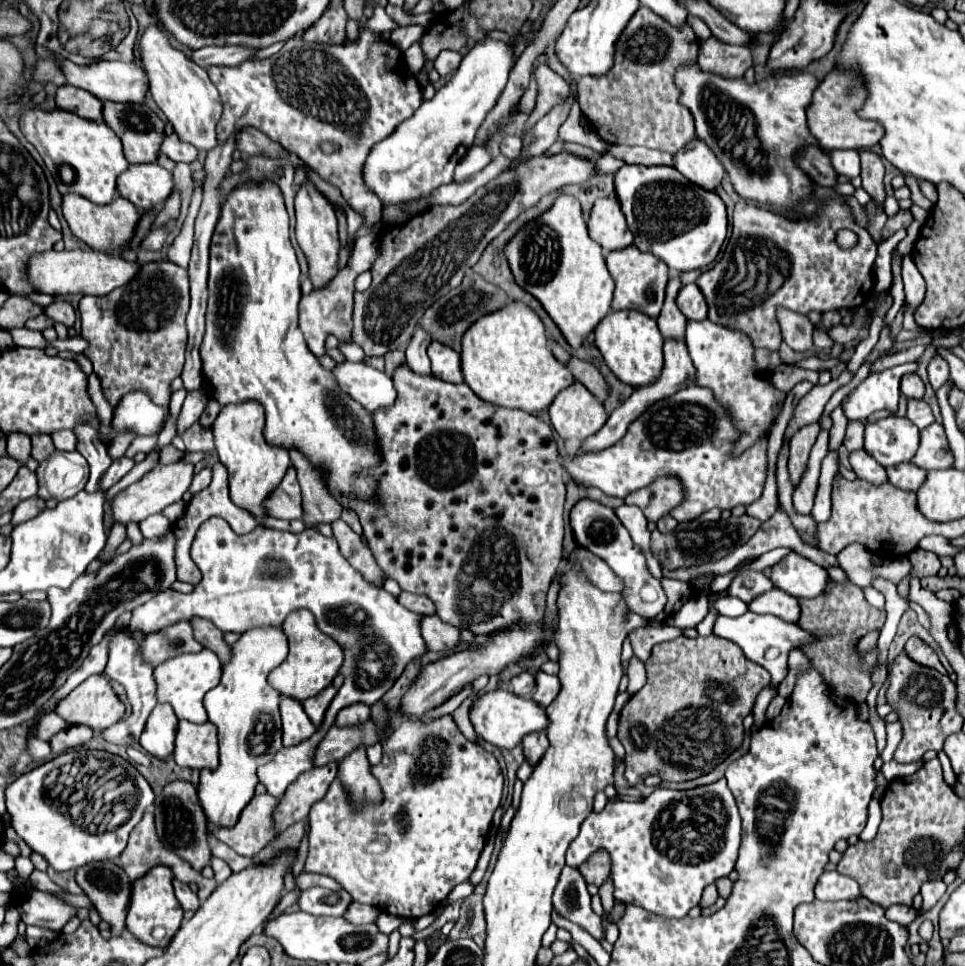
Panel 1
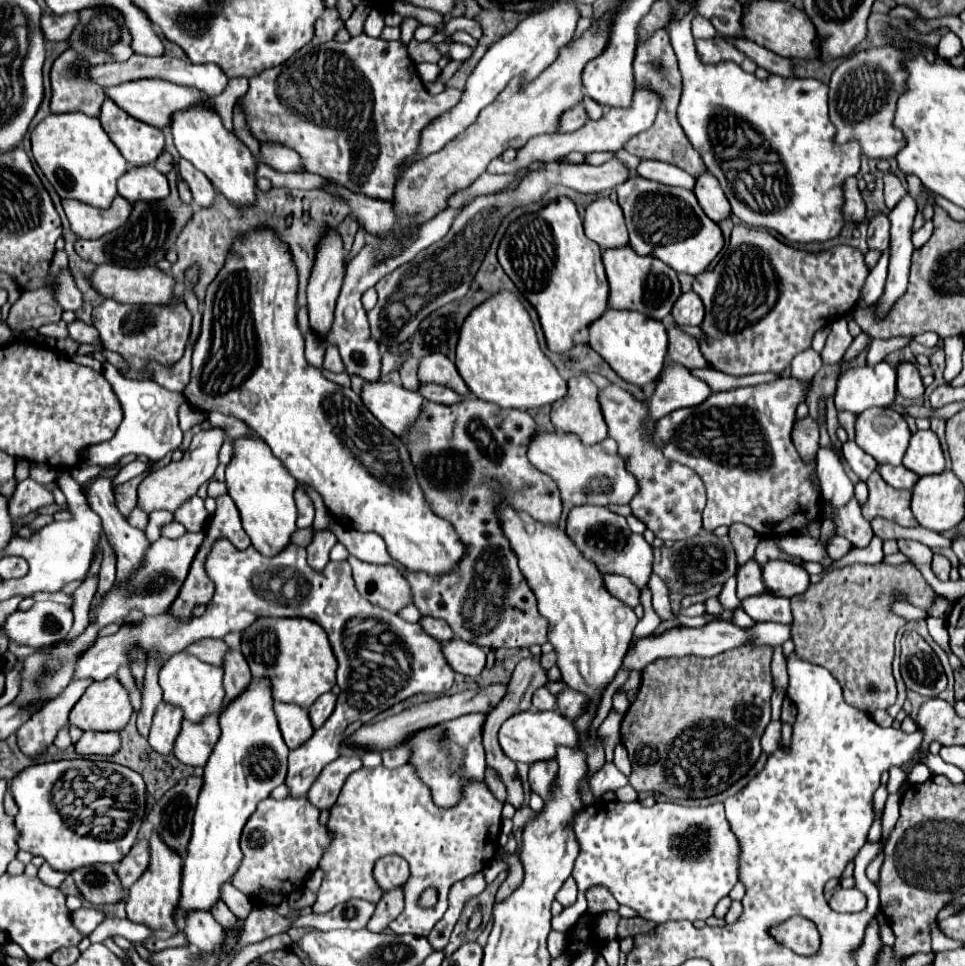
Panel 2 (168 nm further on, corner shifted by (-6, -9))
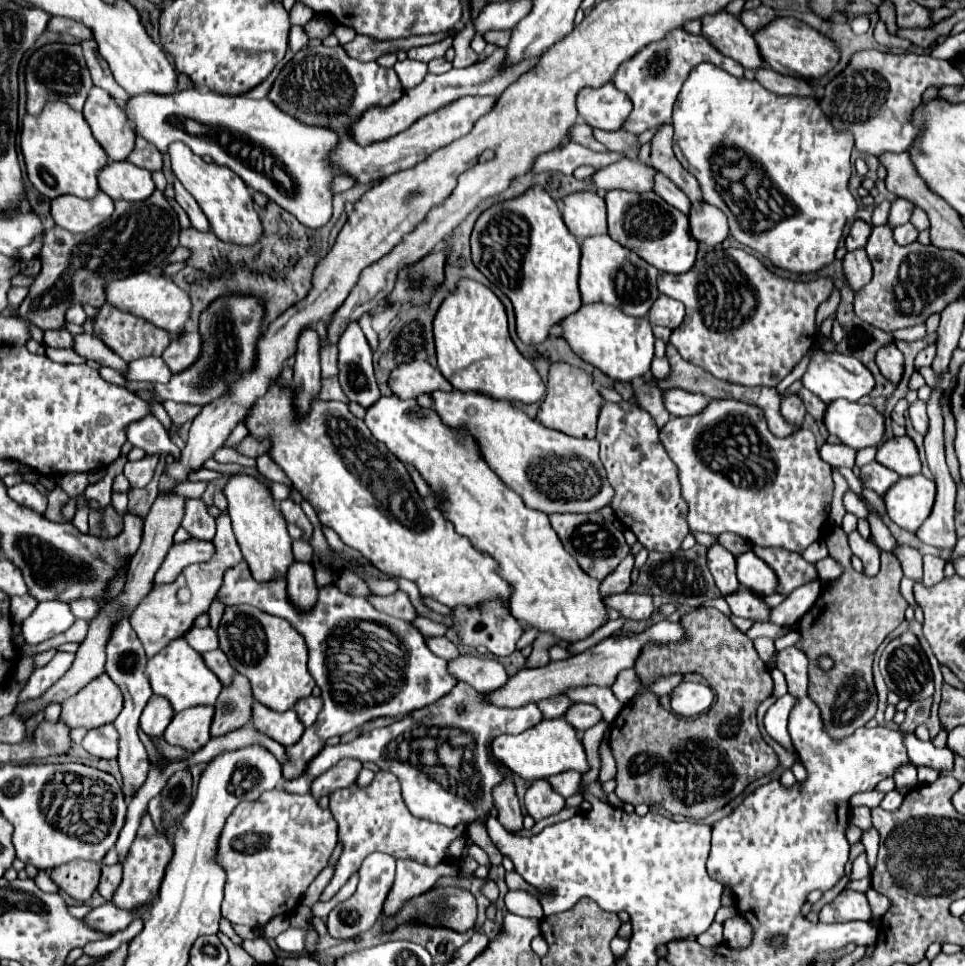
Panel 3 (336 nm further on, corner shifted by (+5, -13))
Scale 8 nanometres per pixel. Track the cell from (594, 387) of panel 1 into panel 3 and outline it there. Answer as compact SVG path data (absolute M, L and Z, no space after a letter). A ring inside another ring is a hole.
M605 402L599 414L597 442L601 444L599 456L607 470L607 480L615 490L609 504L615 516L637 536L643 548L675 552L689 534L687 502L681 496L677 466L661 446L659 428L651 414L629 402Z

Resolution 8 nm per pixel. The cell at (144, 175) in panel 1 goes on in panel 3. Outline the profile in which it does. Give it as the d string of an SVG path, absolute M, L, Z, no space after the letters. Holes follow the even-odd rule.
M111 162L97 174L99 188L111 196L113 200L145 200L153 194L155 184L151 172L145 168L137 168L131 162Z

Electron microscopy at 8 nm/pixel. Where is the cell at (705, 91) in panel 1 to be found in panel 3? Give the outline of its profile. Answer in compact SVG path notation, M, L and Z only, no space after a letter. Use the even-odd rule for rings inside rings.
M705 62L697 66L697 76L689 76L677 96L673 108L673 152L681 166L691 172L697 182L701 184L703 198L707 204L719 208L729 218L731 236L767 258L777 268L795 272L795 274L813 274L821 268L829 266L835 260L835 250L841 240L843 228L855 220L857 214L857 200L849 192L849 178L851 178L851 150L853 150L853 136L847 130L835 130L821 112L819 104L813 98L799 98L799 96L777 96L765 90L755 80L747 78L733 78L725 70ZM739 150L751 162L757 162L765 170L765 178L773 182L773 190L785 198L785 218L777 218L769 230L745 230L729 206L725 206L725 198L721 198L721 190L717 190L717 160L721 160L723 152Z

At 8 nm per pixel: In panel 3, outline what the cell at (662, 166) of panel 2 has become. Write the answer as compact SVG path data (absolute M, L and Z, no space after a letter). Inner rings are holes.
M657 172L657 176L655 176L655 194L659 194L669 206L681 210L683 214L689 214L689 210L691 210L689 198L669 178L665 178L661 172Z

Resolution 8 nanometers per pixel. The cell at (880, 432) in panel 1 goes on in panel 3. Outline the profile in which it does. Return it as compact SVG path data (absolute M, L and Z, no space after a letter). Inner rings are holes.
M829 402L823 418L829 434L841 438L843 444L861 450L879 446L885 440L885 418L873 408L859 402Z

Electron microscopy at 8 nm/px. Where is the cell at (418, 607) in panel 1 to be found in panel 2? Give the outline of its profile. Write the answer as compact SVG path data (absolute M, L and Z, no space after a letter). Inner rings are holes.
M422 616L420 618L420 622L418 622L432 638L436 638L438 642L448 642L448 640L452 640L454 638L454 634L452 634L452 630L450 630L450 626L444 622L444 620L440 620L440 618L432 618L432 616Z

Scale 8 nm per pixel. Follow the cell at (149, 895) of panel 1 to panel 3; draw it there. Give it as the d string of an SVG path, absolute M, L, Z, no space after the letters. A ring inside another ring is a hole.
M145 816L137 830L137 838L123 862L123 880L113 894L113 902L125 910L133 910L151 902L153 896L157 896L157 886L161 886L161 874L165 874L165 866L169 864L169 858L173 858L171 840L153 826L149 816Z

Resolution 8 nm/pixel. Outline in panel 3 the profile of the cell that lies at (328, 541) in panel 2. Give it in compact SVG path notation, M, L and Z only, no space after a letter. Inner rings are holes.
M293 562L287 574L287 586L289 586L289 602L293 602L297 610L313 608L313 602L317 602L317 586L313 568L309 564Z

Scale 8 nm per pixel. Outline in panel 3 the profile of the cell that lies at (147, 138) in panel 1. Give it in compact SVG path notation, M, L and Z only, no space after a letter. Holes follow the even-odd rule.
M91 88L83 106L83 116L111 160L127 160L135 146L135 132L125 110L105 90Z

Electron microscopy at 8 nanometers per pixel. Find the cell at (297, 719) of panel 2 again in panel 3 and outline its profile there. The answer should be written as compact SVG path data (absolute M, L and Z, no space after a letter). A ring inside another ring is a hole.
M253 702L253 714L251 714L251 722L253 728L267 734L269 738L281 742L283 746L291 746L295 744L305 726L299 722L295 710L287 710L287 712L273 712L271 708Z

